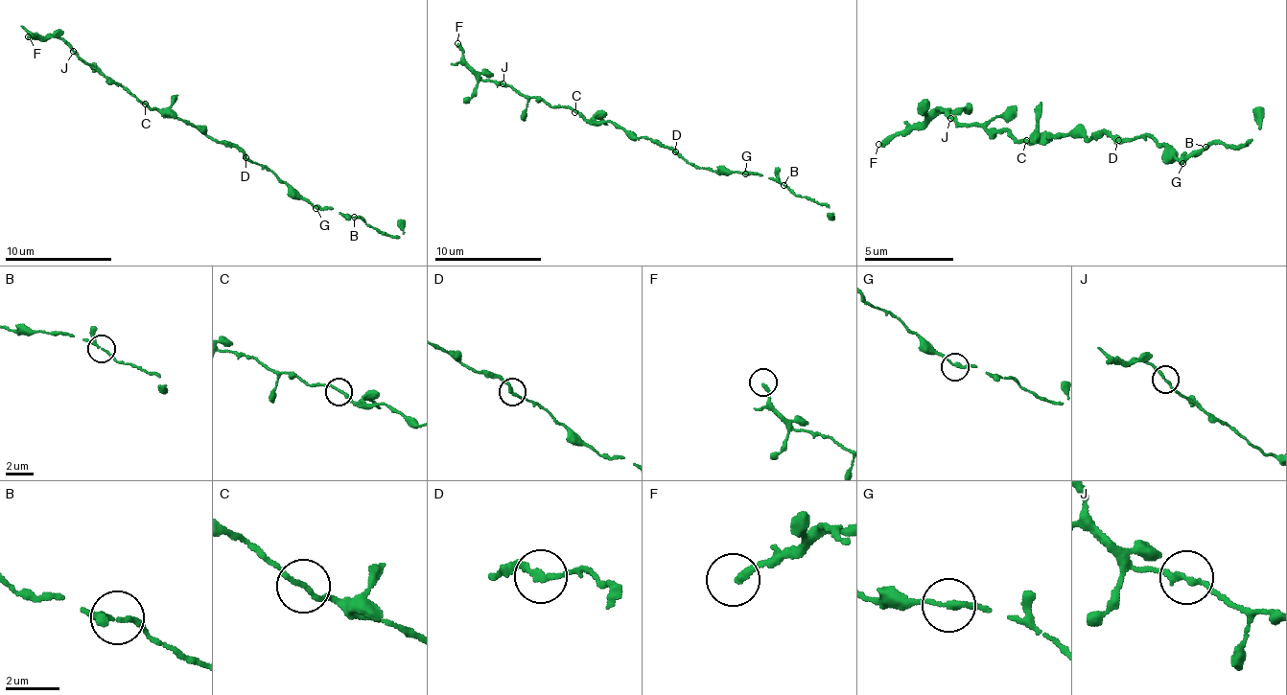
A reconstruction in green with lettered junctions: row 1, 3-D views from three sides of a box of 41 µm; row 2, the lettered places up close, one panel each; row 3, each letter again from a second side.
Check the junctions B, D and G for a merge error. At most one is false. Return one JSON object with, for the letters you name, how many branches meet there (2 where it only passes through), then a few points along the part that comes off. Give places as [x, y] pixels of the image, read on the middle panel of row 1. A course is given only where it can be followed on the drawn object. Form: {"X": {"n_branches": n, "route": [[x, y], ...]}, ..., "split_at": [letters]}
{"split_at": []}

